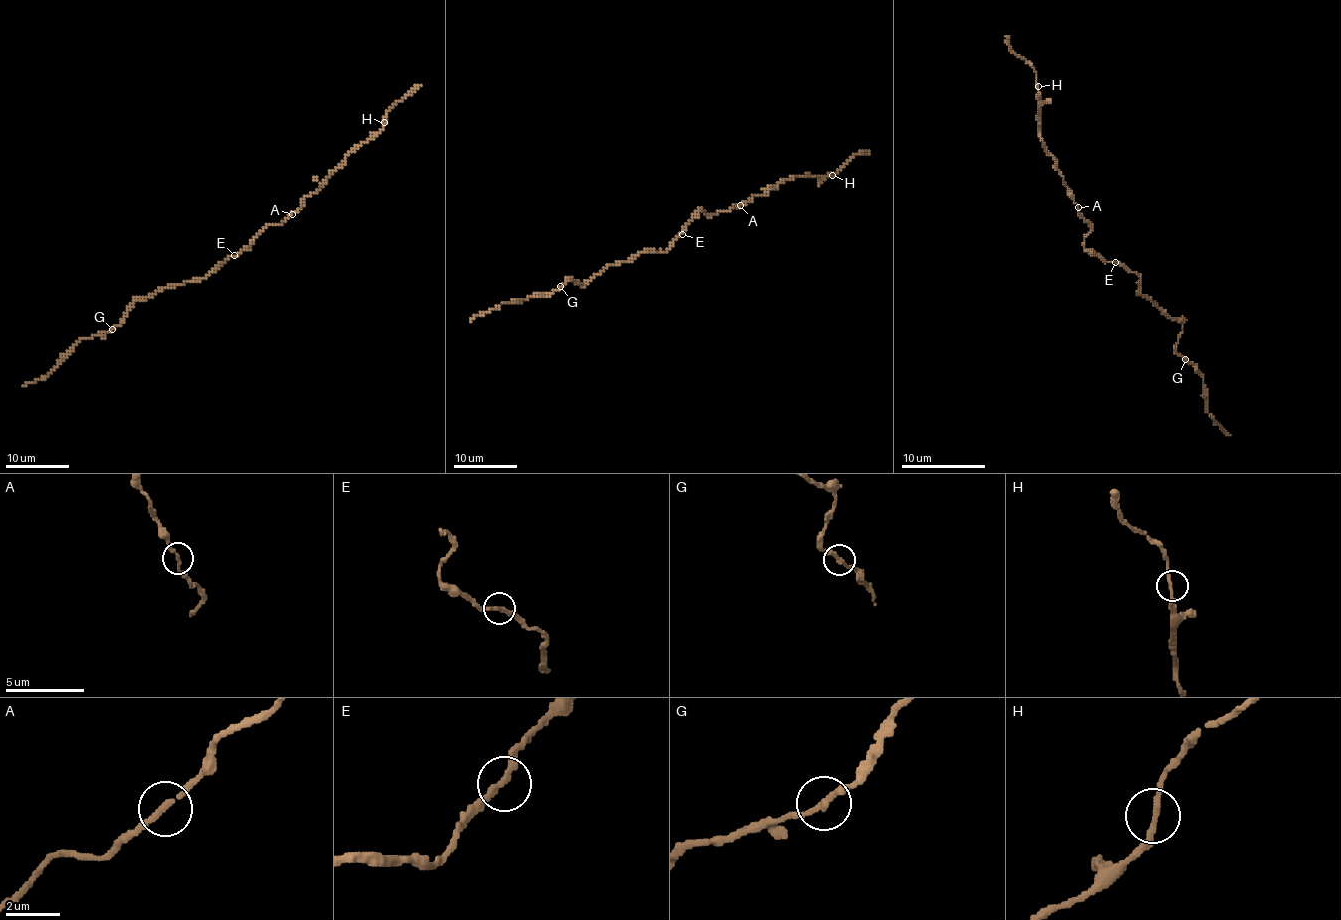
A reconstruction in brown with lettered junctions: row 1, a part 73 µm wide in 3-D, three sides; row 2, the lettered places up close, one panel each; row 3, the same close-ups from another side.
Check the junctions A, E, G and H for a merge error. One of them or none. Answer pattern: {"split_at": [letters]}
{"split_at": []}

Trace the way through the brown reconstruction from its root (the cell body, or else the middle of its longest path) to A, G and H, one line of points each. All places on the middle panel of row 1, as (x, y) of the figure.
A: (682, 232), (683, 226), (699, 210), (713, 215), (740, 205)
G: (682, 232), (664, 253), (644, 251), (628, 261), (607, 266), (582, 285), (568, 280), (560, 286)
H: (682, 232), (683, 226), (699, 210), (709, 215), (729, 210), (792, 177), (832, 175)

